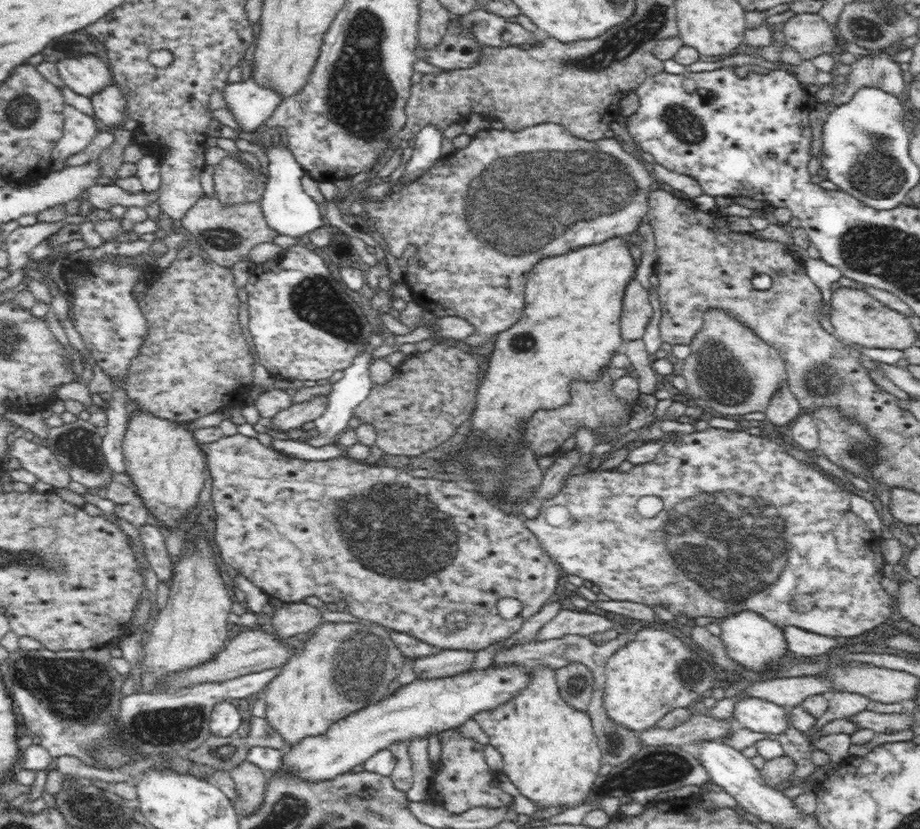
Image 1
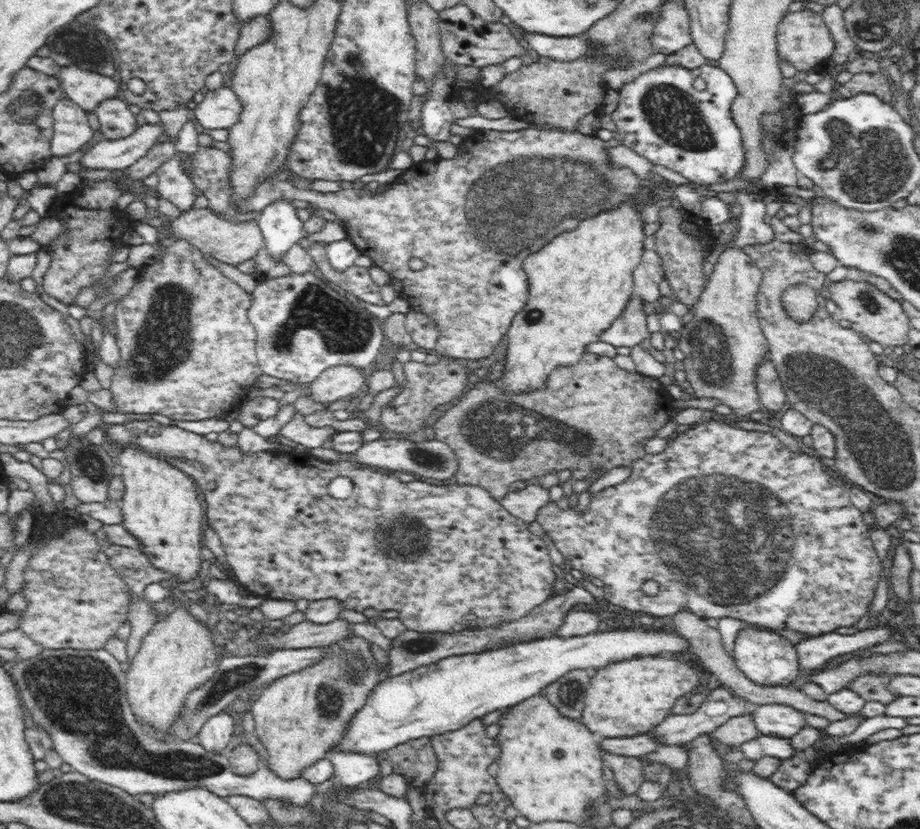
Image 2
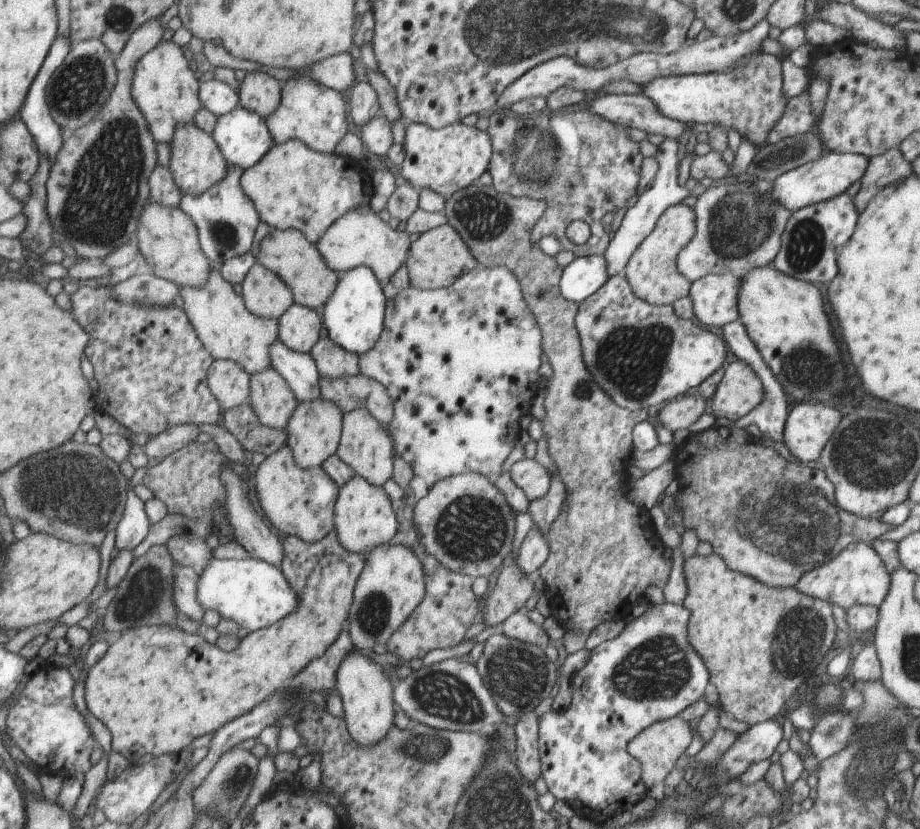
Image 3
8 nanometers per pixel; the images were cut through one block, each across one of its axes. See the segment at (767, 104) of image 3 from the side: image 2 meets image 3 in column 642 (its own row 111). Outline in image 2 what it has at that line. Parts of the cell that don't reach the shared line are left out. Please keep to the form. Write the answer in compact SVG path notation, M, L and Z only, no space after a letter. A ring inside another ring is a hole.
M64 66L57 80L66 98L86 112L94 110L108 98L119 94L119 83L98 72L82 70L78 66Z

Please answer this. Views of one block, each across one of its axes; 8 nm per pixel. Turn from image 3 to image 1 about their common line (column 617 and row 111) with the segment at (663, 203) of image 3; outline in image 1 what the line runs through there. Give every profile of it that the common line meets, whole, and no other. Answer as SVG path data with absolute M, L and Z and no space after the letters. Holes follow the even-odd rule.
M251 77L227 87L224 99L242 130L253 132L274 115L284 98L271 88L259 86Z

